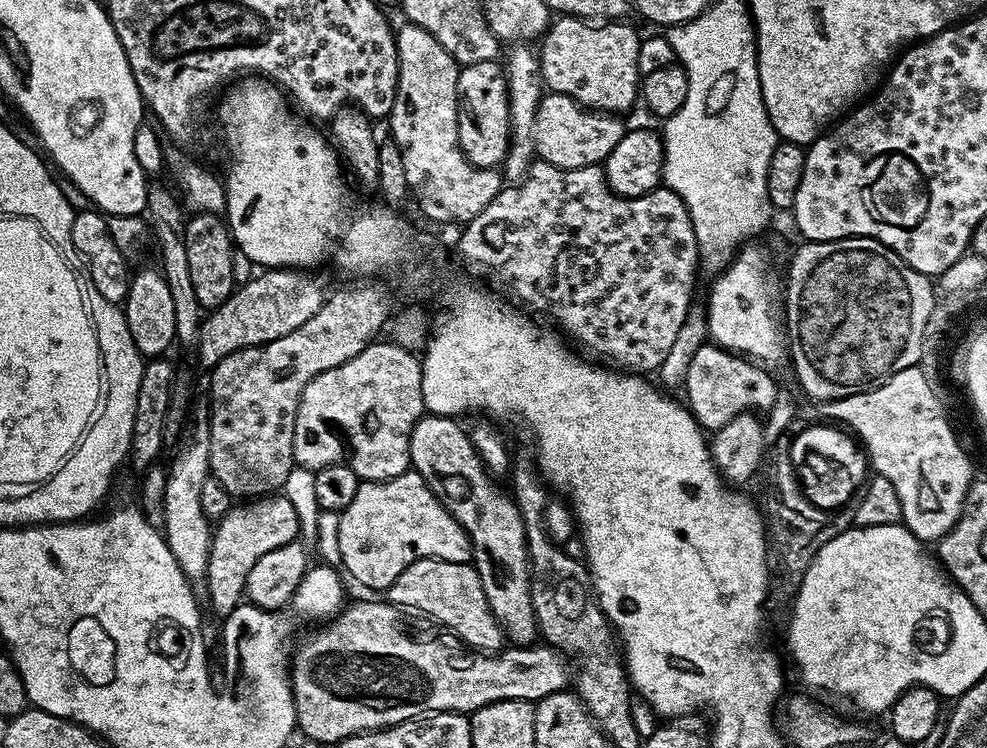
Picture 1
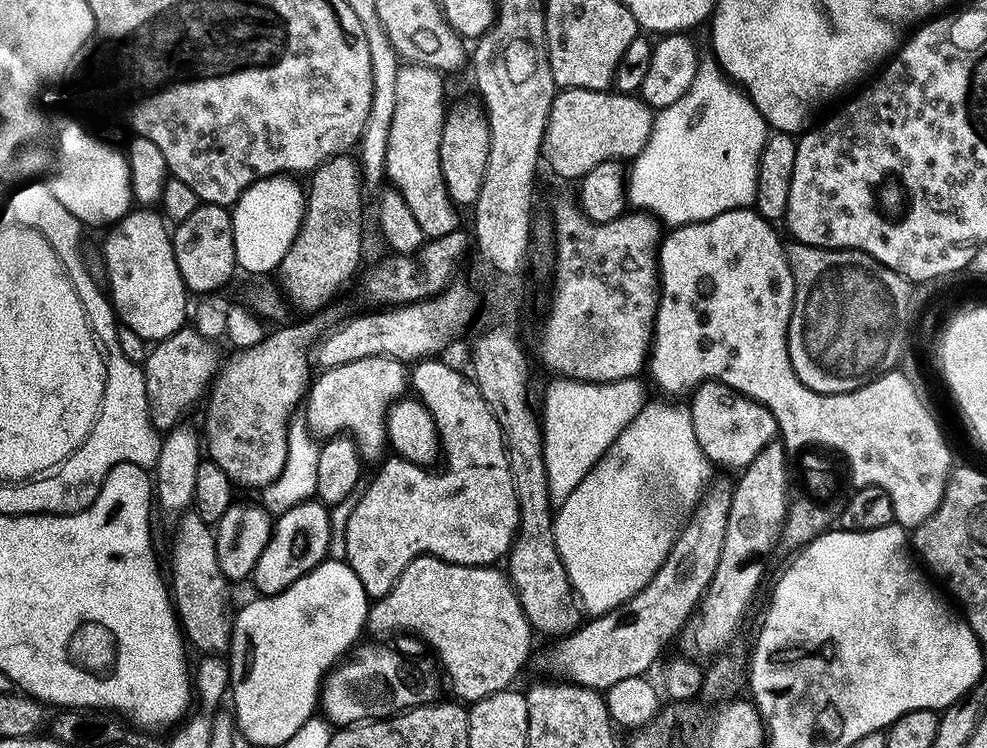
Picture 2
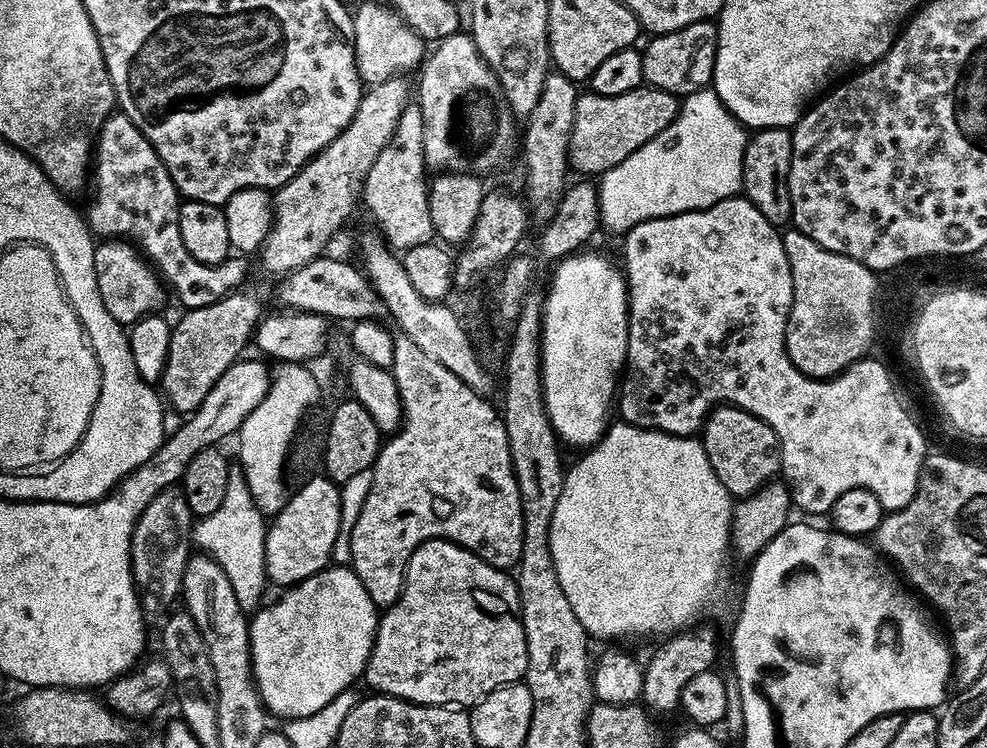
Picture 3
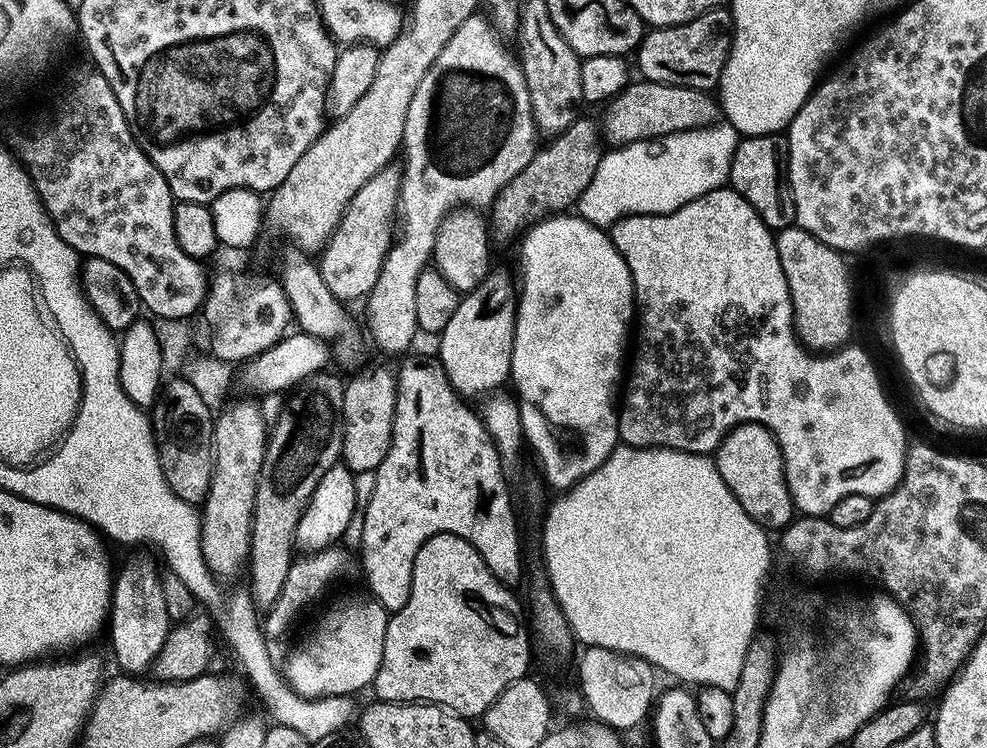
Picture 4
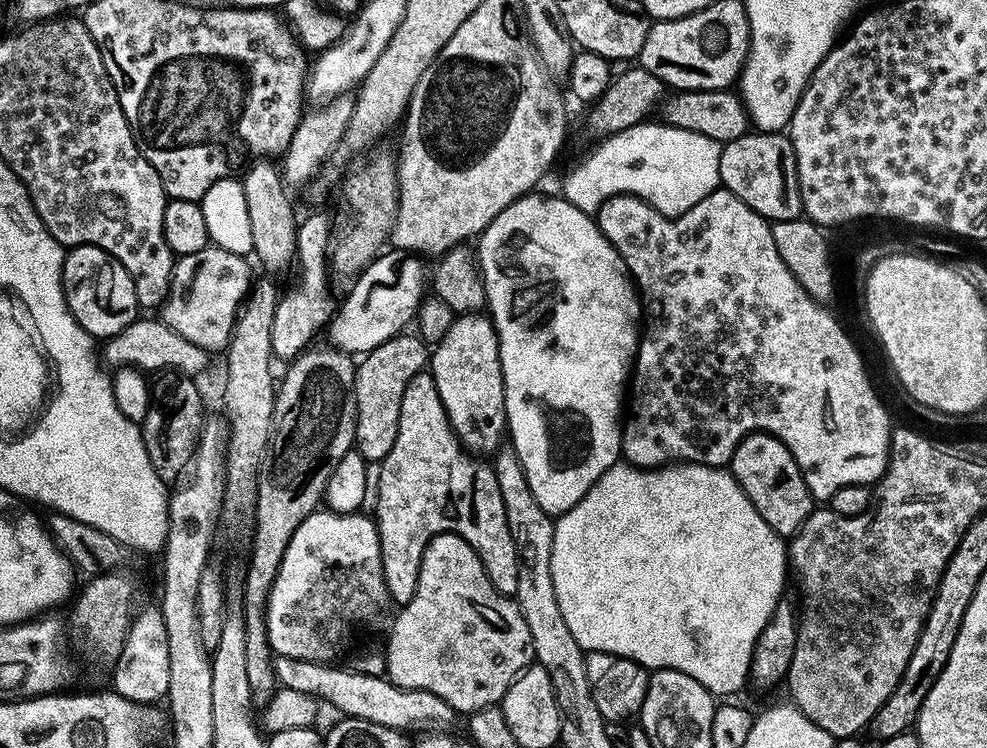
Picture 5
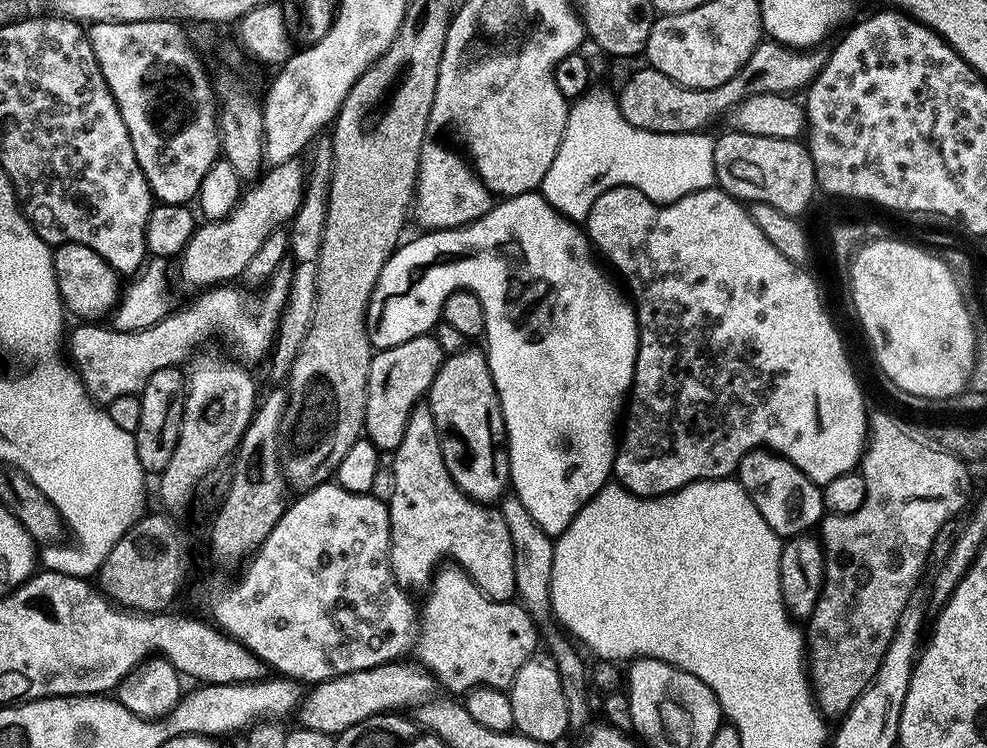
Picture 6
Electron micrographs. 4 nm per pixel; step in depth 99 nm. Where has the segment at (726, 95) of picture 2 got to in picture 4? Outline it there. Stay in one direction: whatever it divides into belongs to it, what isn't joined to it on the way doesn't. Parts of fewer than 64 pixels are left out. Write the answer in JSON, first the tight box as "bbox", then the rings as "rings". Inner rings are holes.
{"bbox":[578,122,737,229],"rings":[[[717,122],[710,128],[695,128],[689,132],[662,136],[658,140],[639,140],[633,144],[613,147],[608,150],[612,152],[605,151],[601,155],[598,170],[594,170],[594,178],[590,178],[590,186],[586,186],[580,195],[578,215],[586,222],[607,229],[613,224],[619,224],[626,216],[662,216],[678,210],[691,200],[699,200],[715,188],[728,184],[728,171],[737,143],[736,129],[727,122]]]}

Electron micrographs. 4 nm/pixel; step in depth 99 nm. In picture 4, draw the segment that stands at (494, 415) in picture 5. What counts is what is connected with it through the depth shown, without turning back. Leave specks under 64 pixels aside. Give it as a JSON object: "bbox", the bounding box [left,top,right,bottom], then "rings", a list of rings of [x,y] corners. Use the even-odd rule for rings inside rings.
{"bbox":[438,271,518,397],"rings":[[[489,271],[488,276],[473,292],[463,293],[459,304],[444,329],[438,333],[438,362],[461,397],[487,397],[501,387],[512,374],[512,351],[516,333],[518,288],[504,272]],[[476,371],[476,380],[467,380],[460,372]]]}

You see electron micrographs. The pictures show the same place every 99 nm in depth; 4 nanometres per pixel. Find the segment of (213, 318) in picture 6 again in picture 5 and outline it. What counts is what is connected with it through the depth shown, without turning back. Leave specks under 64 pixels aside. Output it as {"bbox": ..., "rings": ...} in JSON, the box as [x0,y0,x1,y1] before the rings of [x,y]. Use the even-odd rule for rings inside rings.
{"bbox":[102,318,210,376],"rings":[[[138,318],[126,330],[112,336],[103,345],[102,356],[105,363],[112,364],[111,367],[114,368],[132,366],[144,372],[175,370],[189,376],[196,375],[210,364],[207,351],[202,350],[198,345],[192,345],[190,341],[178,335],[176,331],[172,331],[158,318],[153,318],[153,320]]]}

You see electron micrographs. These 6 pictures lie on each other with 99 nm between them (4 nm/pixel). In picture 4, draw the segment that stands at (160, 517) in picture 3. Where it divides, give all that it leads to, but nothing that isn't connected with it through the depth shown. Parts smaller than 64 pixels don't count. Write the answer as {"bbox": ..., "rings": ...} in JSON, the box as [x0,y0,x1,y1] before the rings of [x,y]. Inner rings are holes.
{"bbox":[110,560,170,673],"rings":[[[136,560],[124,569],[117,571],[112,585],[112,606],[110,609],[110,628],[112,624],[112,652],[116,655],[116,664],[121,673],[147,673],[155,661],[156,655],[162,650],[167,640],[170,621],[166,614],[166,598],[162,598],[161,573],[148,560]]]}

